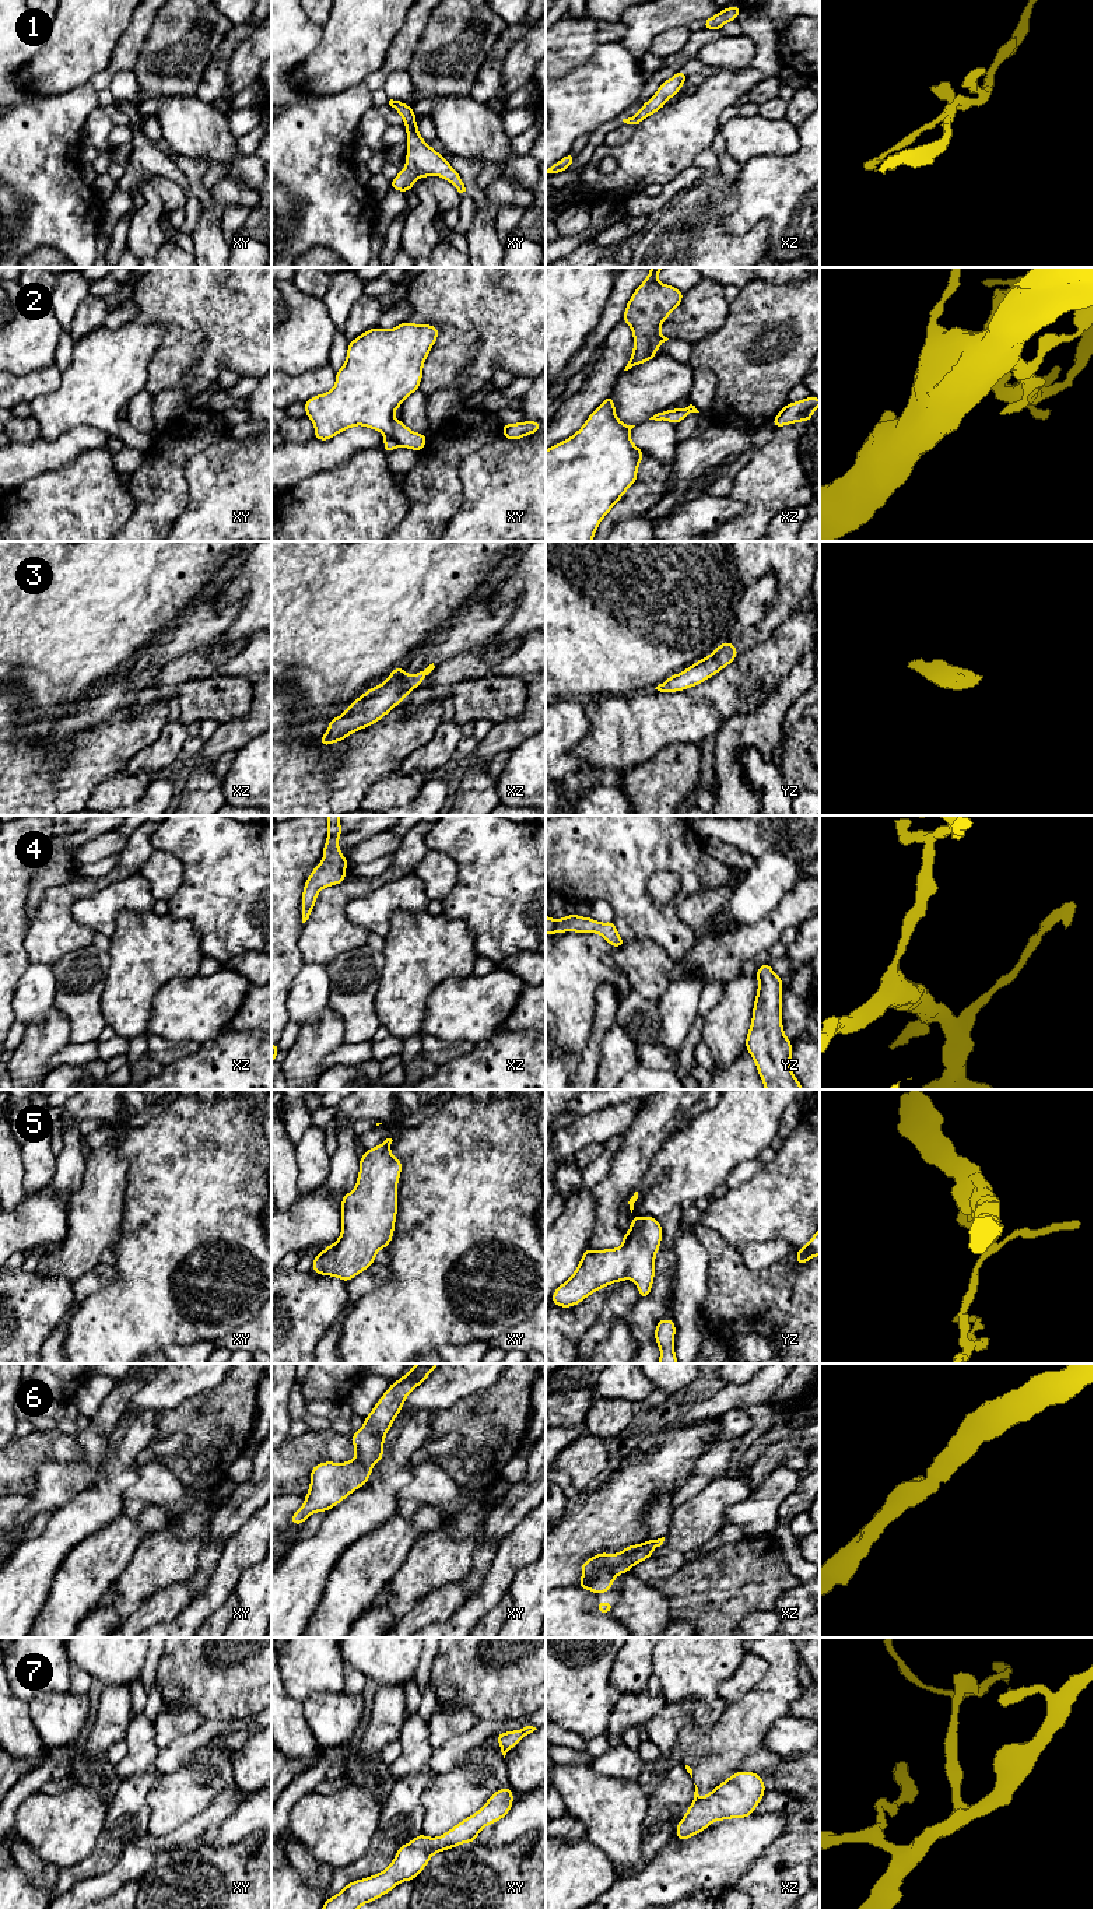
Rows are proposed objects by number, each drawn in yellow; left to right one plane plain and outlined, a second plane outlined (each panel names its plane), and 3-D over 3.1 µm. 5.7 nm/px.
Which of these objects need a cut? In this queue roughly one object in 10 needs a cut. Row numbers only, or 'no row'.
no row

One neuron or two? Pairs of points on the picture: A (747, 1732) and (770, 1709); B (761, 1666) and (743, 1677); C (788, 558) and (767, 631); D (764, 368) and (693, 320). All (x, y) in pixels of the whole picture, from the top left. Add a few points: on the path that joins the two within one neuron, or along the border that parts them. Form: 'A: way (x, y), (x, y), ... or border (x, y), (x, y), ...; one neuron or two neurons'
A: way (753, 1726), (764, 1715); one neuron
B: way (757, 1667), (747, 1674); one neuron
C: way (788, 576), (788, 600), (778, 613); one neuron
D: border (728, 304), (726, 320), (694, 344); two neurons

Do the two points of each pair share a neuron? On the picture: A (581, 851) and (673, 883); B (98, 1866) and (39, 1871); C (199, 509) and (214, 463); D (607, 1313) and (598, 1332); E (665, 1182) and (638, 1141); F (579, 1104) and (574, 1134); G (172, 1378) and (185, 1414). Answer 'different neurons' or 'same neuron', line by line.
A: different neurons
B: different neurons
C: same neuron
D: same neuron
E: different neurons
F: different neurons
G: different neurons

